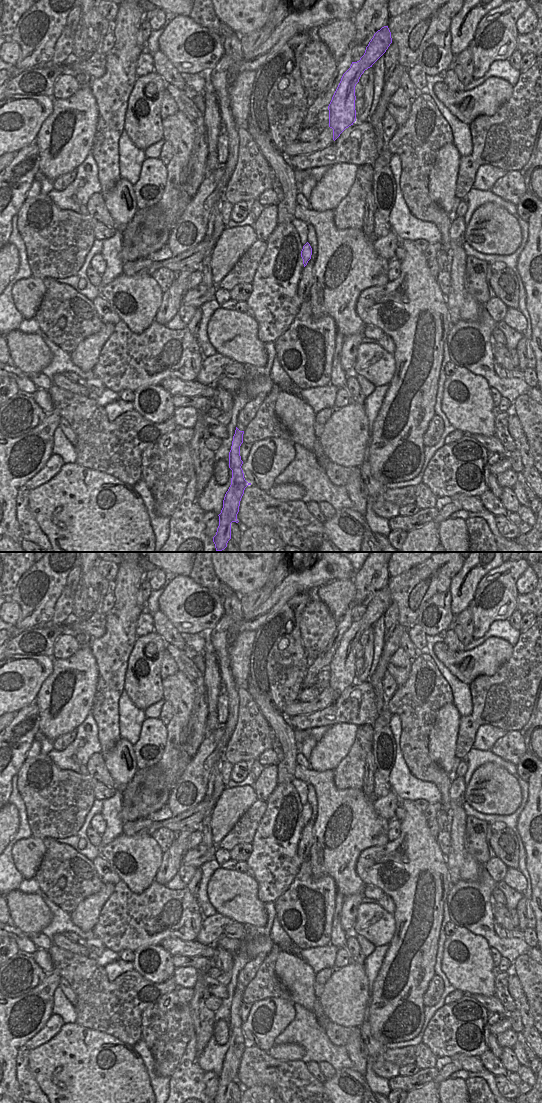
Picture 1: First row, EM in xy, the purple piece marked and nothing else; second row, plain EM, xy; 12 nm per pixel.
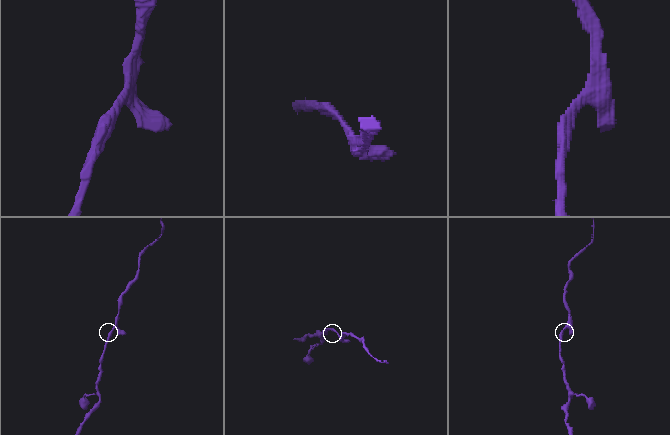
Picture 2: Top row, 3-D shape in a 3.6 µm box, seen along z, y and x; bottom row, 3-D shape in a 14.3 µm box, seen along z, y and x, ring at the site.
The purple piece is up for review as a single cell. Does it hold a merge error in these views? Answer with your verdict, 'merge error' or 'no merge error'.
no merge error

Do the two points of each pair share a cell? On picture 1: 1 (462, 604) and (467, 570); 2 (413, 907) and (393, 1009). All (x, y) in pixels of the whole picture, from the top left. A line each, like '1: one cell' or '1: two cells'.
1: one cell
2: one cell

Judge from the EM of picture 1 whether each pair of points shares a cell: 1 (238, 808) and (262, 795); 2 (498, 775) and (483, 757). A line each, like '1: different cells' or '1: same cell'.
1: different cells
2: different cells

